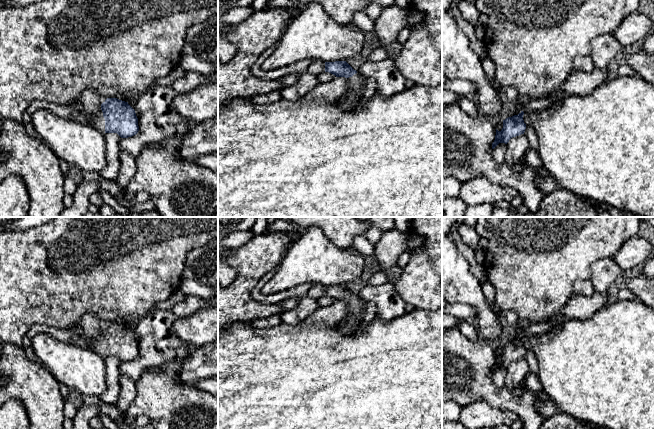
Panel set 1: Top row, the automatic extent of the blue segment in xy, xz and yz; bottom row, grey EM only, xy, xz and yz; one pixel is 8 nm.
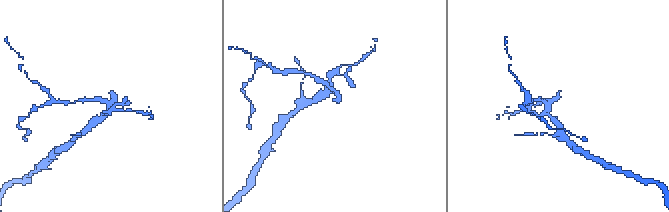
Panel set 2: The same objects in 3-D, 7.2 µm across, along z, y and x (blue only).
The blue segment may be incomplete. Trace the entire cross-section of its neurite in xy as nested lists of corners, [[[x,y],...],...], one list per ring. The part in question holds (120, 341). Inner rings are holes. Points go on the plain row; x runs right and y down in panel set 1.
[[[86,313],[79,325],[85,339],[93,342],[93,351],[103,358],[117,357],[121,362],[128,362],[138,357],[138,342],[128,326],[117,322],[106,323],[92,313]]]

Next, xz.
[[[317,284],[308,290],[307,296],[317,300],[324,296],[329,296],[336,301],[348,303],[349,315],[338,324],[338,329],[344,335],[353,334],[362,321],[362,314],[366,303],[346,285],[324,286]]]

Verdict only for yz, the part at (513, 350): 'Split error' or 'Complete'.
Split error

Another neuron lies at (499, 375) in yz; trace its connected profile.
[[[499,367],[493,373],[493,383],[496,387],[501,388],[504,386],[506,372],[507,370],[505,367]]]

